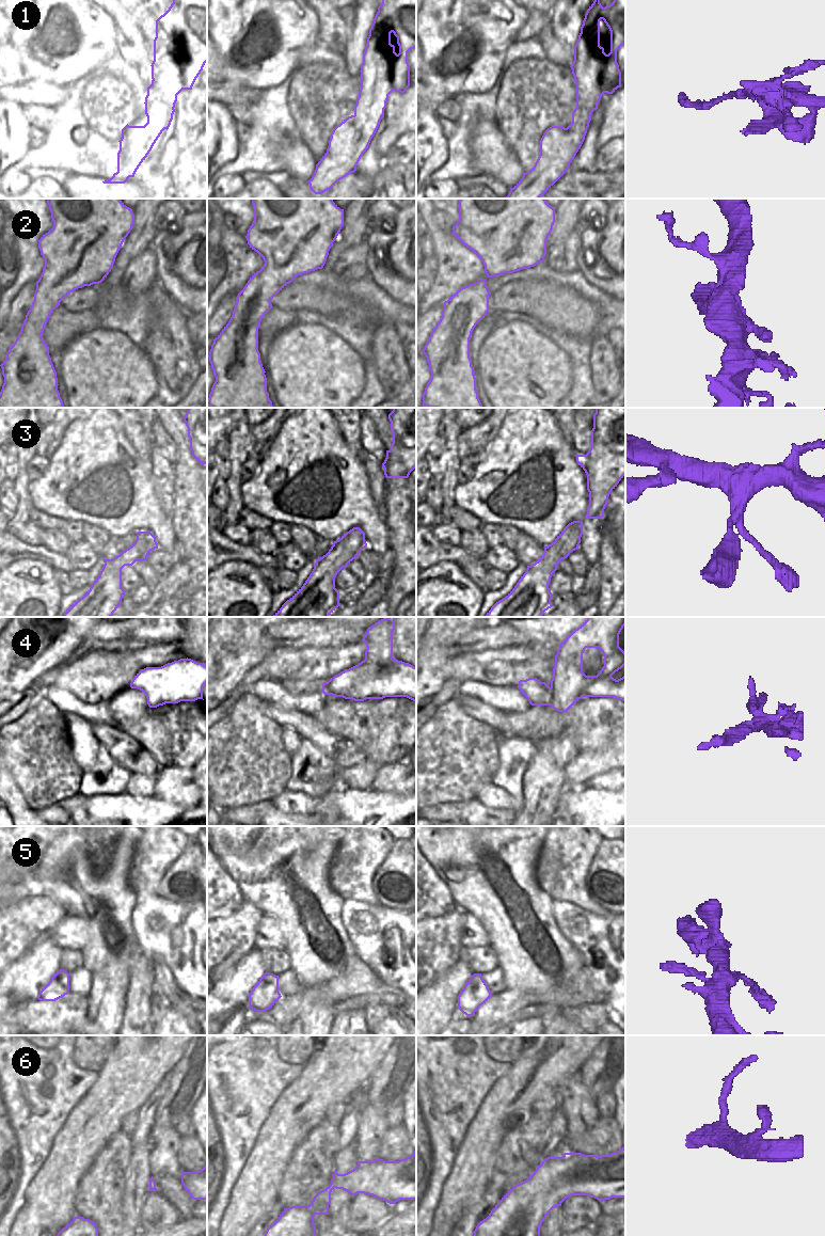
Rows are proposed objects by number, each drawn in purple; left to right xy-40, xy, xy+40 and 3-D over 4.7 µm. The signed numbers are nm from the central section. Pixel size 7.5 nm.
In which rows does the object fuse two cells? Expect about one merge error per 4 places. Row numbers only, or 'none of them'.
1, 4.

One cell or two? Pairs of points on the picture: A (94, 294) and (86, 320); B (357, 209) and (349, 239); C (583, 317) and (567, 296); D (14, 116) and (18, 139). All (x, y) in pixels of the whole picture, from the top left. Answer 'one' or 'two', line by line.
A: two
B: one
C: one
D: one

